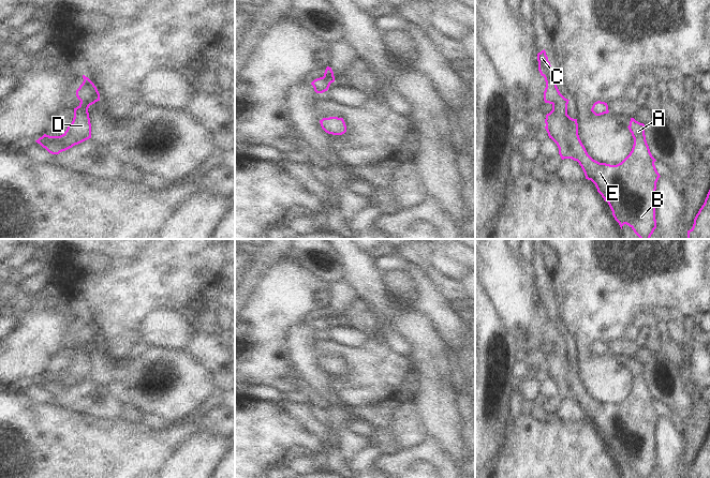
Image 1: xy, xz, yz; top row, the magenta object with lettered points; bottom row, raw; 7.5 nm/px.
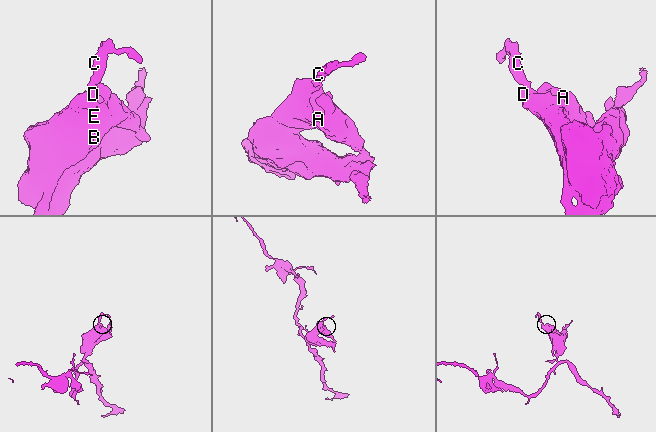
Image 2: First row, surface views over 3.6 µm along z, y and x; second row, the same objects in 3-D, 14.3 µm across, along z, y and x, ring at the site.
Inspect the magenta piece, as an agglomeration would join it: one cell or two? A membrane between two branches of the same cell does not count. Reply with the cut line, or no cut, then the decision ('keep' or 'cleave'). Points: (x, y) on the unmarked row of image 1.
cut none; keep

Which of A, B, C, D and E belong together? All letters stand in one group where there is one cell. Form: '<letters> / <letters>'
A B C D E

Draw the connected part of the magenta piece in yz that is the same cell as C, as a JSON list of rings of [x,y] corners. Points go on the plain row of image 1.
[[[545,289],[537,294],[537,301],[538,311],[546,322],[544,341],[552,345],[552,350],[546,355],[545,369],[549,378],[557,384],[561,399],[572,399],[579,403],[586,419],[595,424],[597,432],[608,443],[612,455],[621,469],[626,464],[639,478],[650,478],[656,468],[655,430],[656,422],[661,416],[654,405],[656,400],[652,397],[646,380],[645,364],[631,358],[627,368],[634,378],[634,385],[630,394],[621,403],[610,405],[593,400],[579,378],[577,359],[573,359],[567,355],[570,340],[565,339],[557,327],[552,308]]]

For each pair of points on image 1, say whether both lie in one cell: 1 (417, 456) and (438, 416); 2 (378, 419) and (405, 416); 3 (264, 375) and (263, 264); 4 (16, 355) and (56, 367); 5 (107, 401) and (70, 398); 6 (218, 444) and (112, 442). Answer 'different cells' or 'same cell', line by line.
1: different cells
2: different cells
3: different cells
4: different cells
5: same cell
6: different cells

